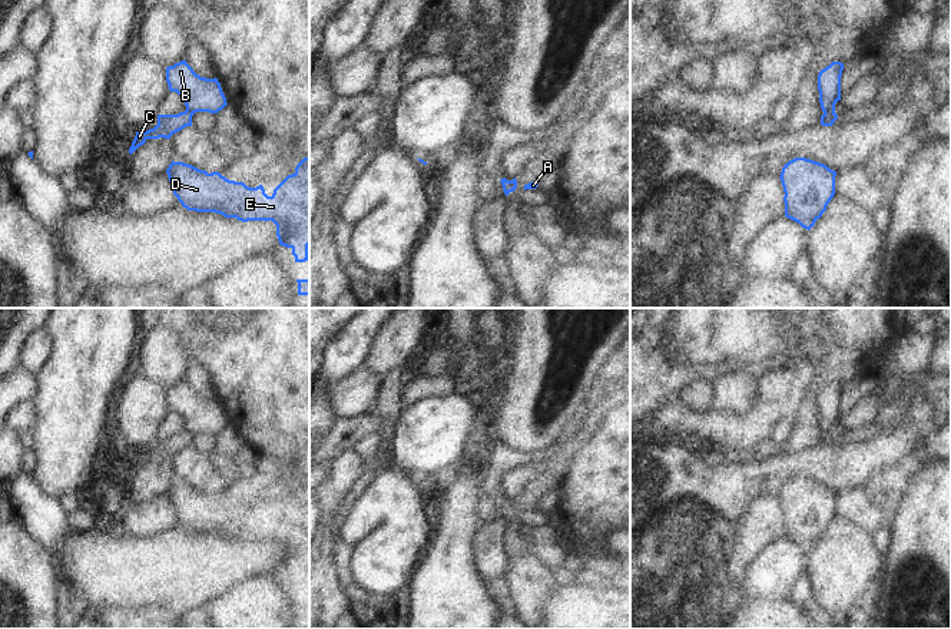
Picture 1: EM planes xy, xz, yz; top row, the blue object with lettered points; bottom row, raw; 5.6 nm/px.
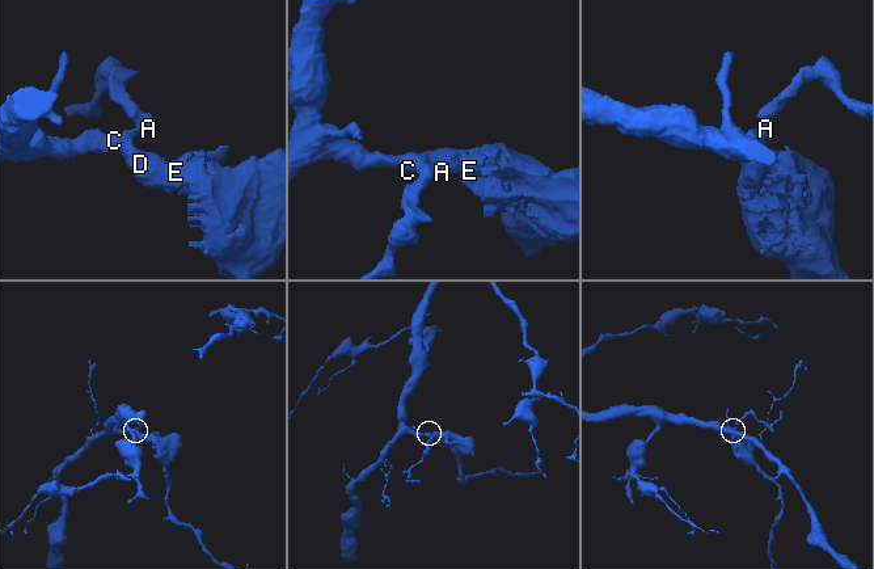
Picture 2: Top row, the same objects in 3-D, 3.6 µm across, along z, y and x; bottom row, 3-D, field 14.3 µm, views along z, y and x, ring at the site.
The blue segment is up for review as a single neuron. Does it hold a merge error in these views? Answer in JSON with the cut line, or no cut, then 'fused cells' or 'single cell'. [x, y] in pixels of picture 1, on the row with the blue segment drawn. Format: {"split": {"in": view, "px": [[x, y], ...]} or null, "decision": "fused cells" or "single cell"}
{"split": {"in": "yz", "px": [[834, 111], [824, 113]]}, "decision": "fused cells"}

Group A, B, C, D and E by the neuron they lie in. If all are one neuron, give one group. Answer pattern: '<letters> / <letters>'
A B / C D E

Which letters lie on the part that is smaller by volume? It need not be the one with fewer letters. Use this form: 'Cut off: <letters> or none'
Cut off: A, B

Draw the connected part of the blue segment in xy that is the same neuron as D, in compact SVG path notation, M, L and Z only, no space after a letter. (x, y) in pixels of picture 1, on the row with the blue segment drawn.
M309 158L271 196L262 185L249 188L183 162L172 160L166 173L173 195L188 211L215 212L242 222L272 221L279 245L292 249L295 262L309 261Z

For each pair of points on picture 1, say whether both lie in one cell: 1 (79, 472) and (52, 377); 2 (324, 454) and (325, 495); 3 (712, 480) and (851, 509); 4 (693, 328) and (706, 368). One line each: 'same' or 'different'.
1: same
2: different
3: different
4: same

